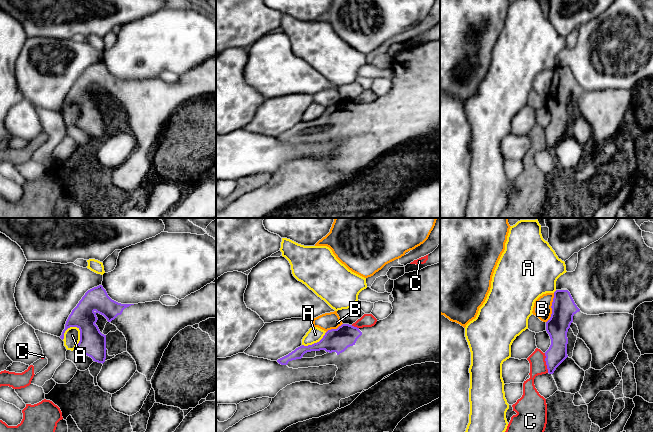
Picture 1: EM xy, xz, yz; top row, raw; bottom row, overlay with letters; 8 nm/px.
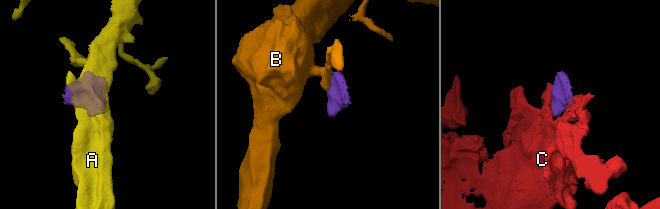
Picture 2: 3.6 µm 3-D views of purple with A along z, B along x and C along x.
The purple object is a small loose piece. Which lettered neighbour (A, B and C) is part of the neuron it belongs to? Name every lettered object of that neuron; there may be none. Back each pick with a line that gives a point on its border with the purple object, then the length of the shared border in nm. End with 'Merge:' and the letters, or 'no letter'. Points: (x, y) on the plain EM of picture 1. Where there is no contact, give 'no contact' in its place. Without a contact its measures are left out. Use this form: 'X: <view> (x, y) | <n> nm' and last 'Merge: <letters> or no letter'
Merge: no letter

